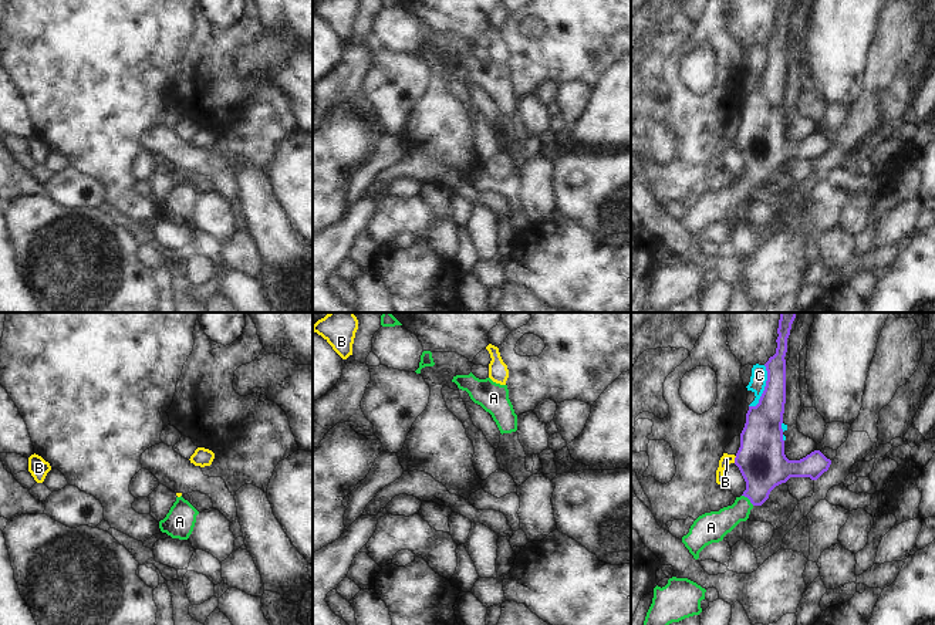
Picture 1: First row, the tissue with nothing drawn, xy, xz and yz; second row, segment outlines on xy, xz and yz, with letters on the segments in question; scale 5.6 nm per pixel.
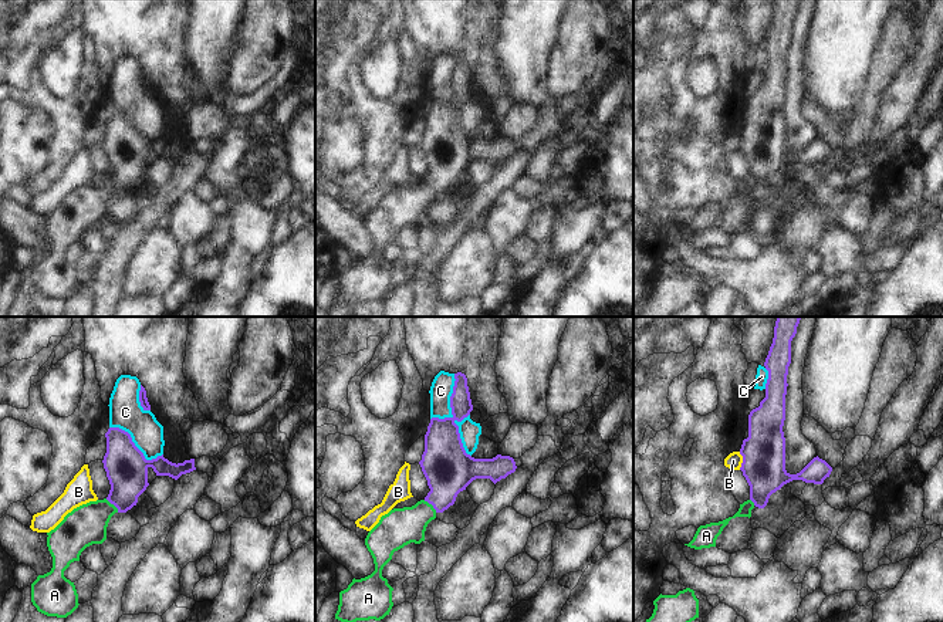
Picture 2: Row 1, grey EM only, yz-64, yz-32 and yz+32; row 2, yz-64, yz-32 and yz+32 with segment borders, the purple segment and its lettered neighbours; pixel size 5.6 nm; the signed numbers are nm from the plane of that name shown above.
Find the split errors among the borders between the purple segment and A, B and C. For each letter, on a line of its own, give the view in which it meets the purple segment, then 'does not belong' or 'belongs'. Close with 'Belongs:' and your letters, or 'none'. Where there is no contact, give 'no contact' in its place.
A: contact in yz; belongs
B: contact in yz; does not belong
C: contact in yz; does not belong
Belongs: A

